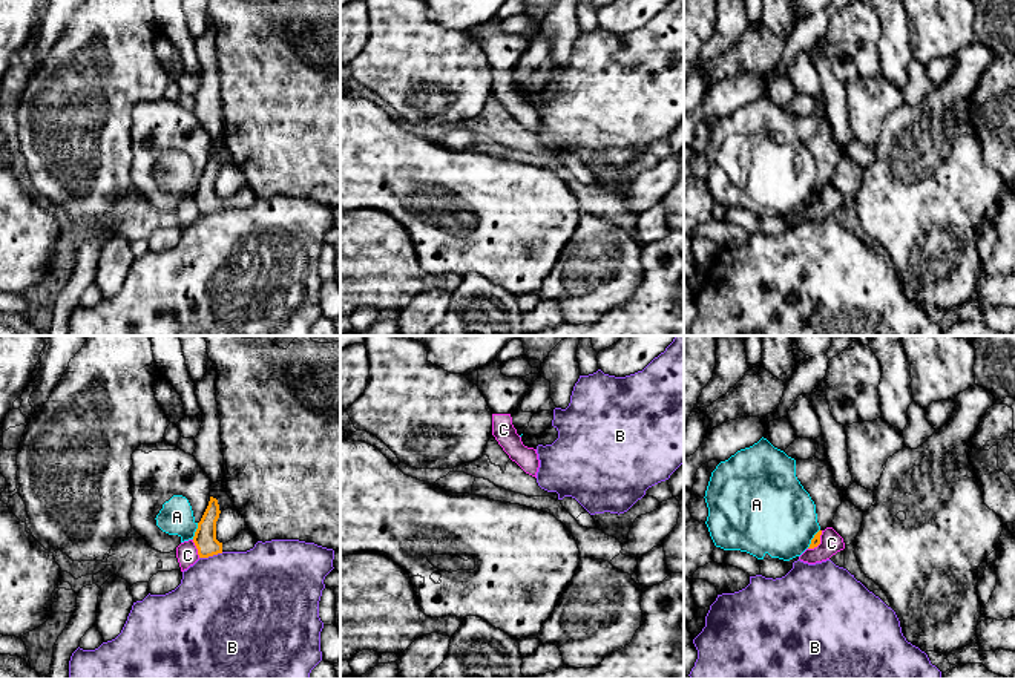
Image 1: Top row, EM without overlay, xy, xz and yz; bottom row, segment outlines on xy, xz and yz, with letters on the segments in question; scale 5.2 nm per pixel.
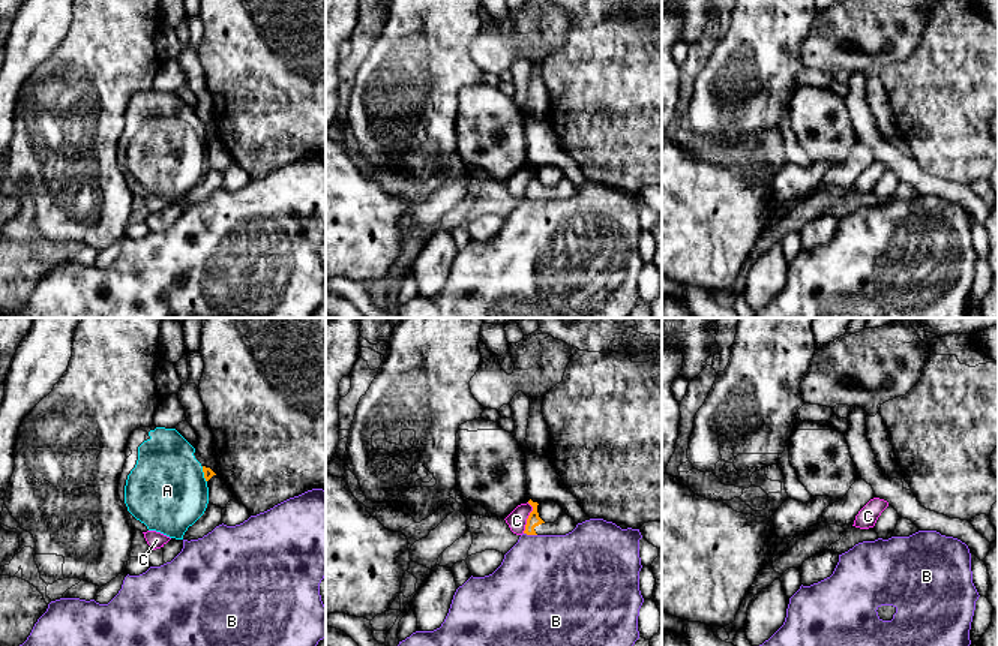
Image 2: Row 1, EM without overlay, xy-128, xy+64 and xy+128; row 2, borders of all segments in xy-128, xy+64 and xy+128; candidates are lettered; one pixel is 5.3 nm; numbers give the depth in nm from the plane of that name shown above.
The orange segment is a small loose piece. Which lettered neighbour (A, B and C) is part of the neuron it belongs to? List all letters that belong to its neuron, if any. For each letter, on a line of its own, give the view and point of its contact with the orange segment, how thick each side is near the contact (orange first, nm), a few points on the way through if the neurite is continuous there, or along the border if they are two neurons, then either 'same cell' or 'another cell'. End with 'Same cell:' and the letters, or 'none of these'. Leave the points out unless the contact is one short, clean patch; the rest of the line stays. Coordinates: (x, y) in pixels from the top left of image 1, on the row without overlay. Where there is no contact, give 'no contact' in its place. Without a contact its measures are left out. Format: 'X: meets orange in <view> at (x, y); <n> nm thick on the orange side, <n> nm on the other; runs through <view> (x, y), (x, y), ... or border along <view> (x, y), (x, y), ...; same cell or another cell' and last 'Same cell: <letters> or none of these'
A: meets orange in xy at (197, 187); 120 nm thick on the orange side, 180 nm on the other; border along xy (198, 180), (192, 195); another cell
B: meets orange in xy at (210, 212); 120 nm thick on the orange side, 500 nm on the other; border along xy (223, 209), (200, 215); another cell
C: meets orange in xy at (197, 204); 120 nm thick on the orange side, 110 nm on the other; border along xy (192, 196), (200, 213); another cell
Same cell: none of these

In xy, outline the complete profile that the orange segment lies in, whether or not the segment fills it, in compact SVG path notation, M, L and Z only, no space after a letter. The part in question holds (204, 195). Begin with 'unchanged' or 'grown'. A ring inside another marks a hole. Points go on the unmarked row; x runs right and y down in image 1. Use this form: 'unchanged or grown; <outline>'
grown; M210 153L209 162L198 179L198 185L193 193L199 215L209 215L222 208L247 208L253 205L258 196L248 185L241 187L225 201L216 196L216 178L219 170L218 156Z

